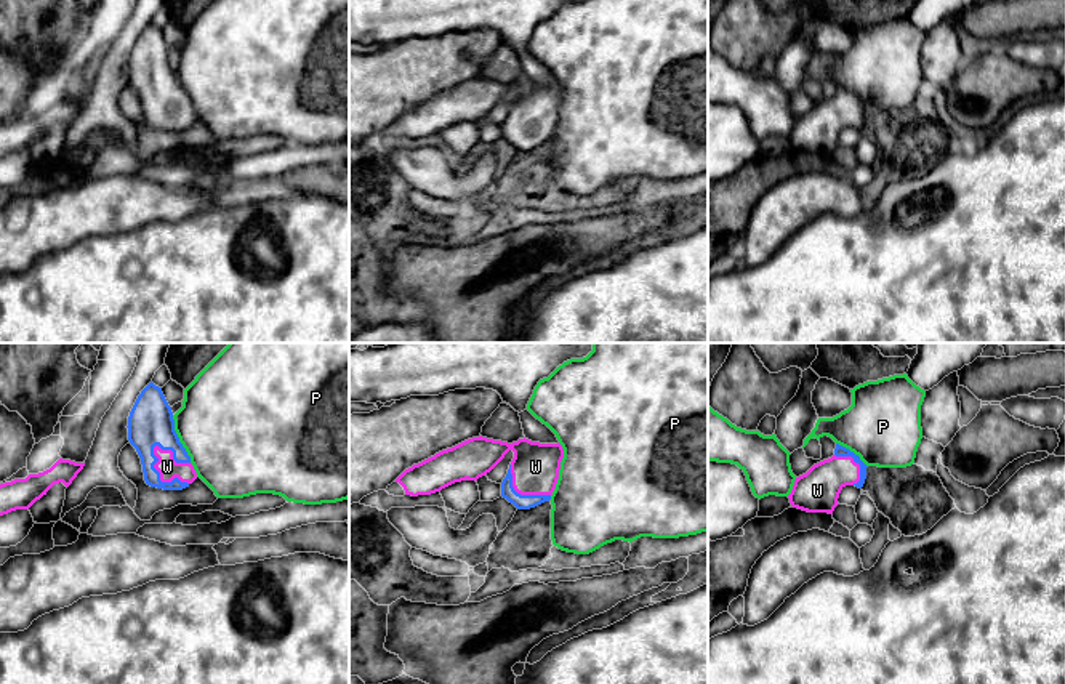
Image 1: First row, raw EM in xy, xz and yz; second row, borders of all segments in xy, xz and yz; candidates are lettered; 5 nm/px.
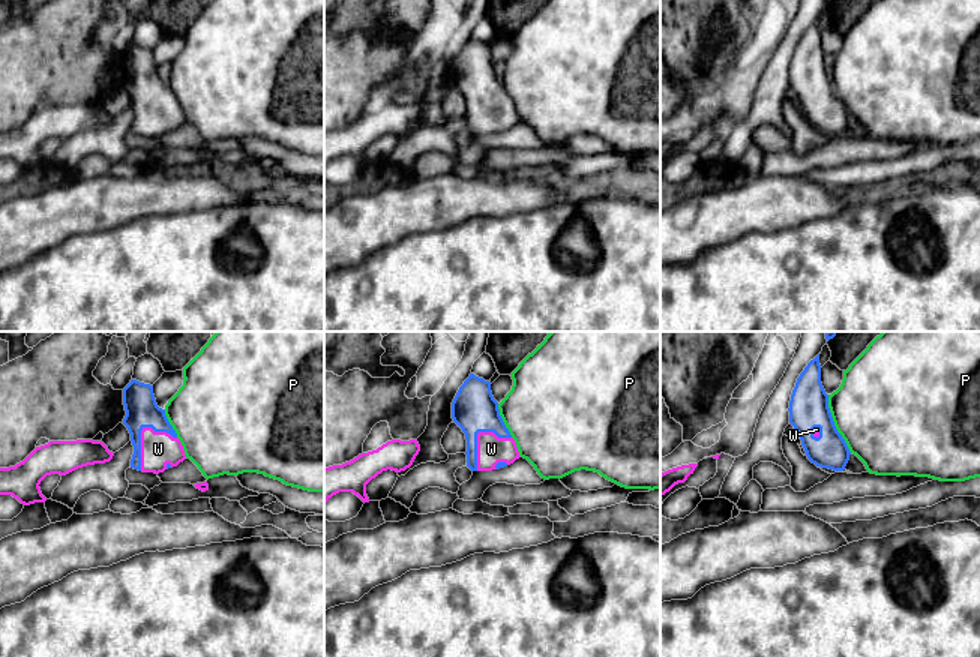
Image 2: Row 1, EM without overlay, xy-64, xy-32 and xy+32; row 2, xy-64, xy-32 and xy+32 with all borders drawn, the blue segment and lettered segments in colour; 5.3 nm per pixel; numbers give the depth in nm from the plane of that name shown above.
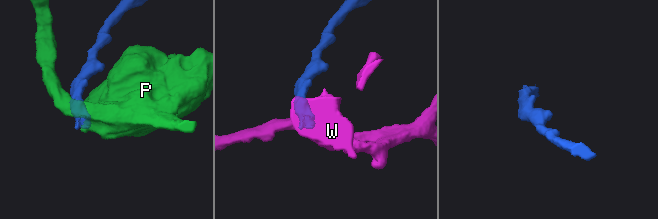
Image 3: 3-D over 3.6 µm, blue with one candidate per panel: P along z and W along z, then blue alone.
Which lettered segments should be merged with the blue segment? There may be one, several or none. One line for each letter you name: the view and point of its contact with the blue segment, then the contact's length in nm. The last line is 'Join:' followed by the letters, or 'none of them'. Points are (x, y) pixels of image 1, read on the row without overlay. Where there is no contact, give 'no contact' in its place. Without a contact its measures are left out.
W: meets blue in xy at (159, 117); contact 260 nm long
Join: W

